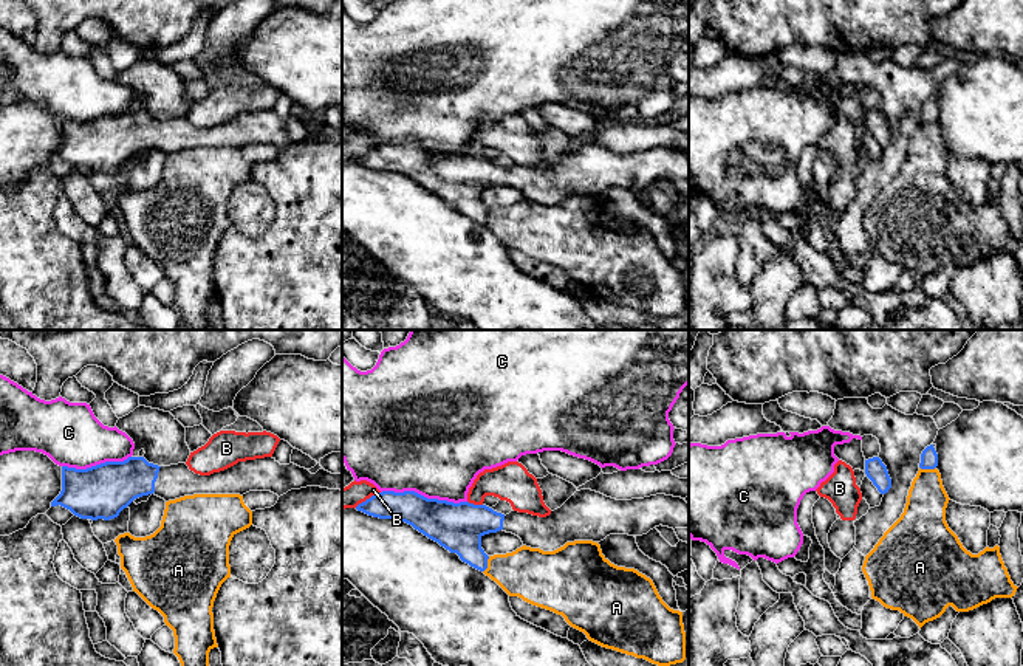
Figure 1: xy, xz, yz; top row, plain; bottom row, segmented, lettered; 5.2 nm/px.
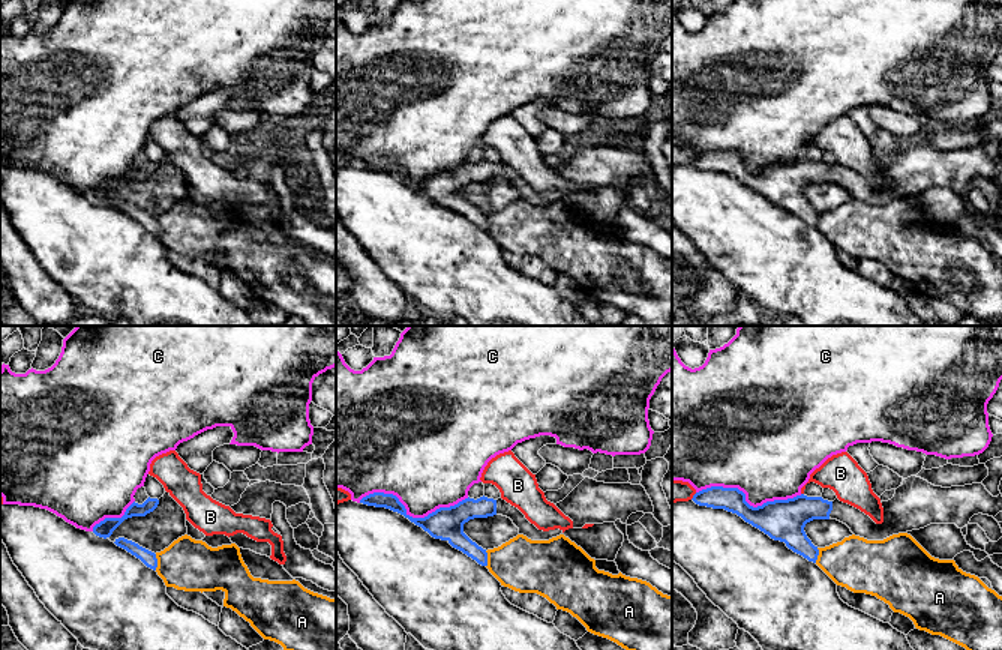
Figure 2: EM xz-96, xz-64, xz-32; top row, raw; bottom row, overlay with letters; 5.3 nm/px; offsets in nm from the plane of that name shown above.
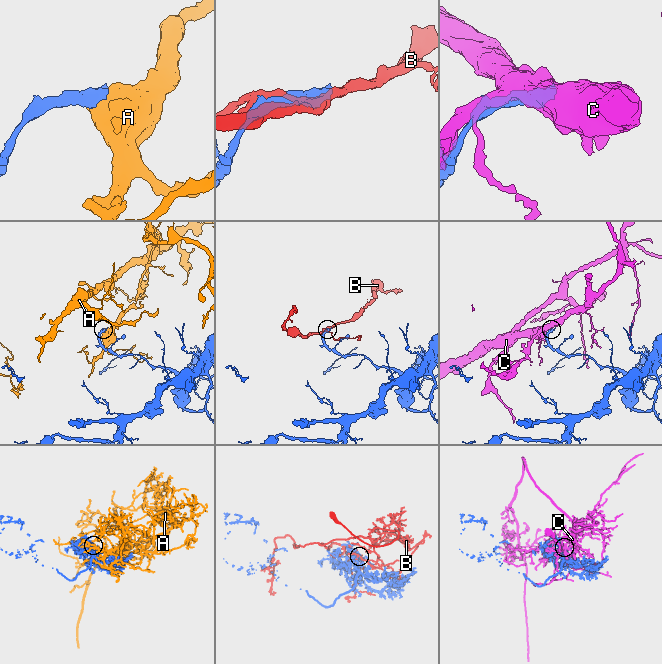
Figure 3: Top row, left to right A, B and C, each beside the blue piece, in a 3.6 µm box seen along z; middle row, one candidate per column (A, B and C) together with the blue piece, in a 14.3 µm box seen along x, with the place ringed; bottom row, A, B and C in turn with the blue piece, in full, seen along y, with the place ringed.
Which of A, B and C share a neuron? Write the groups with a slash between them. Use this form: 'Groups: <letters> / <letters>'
Groups: A / B / C

